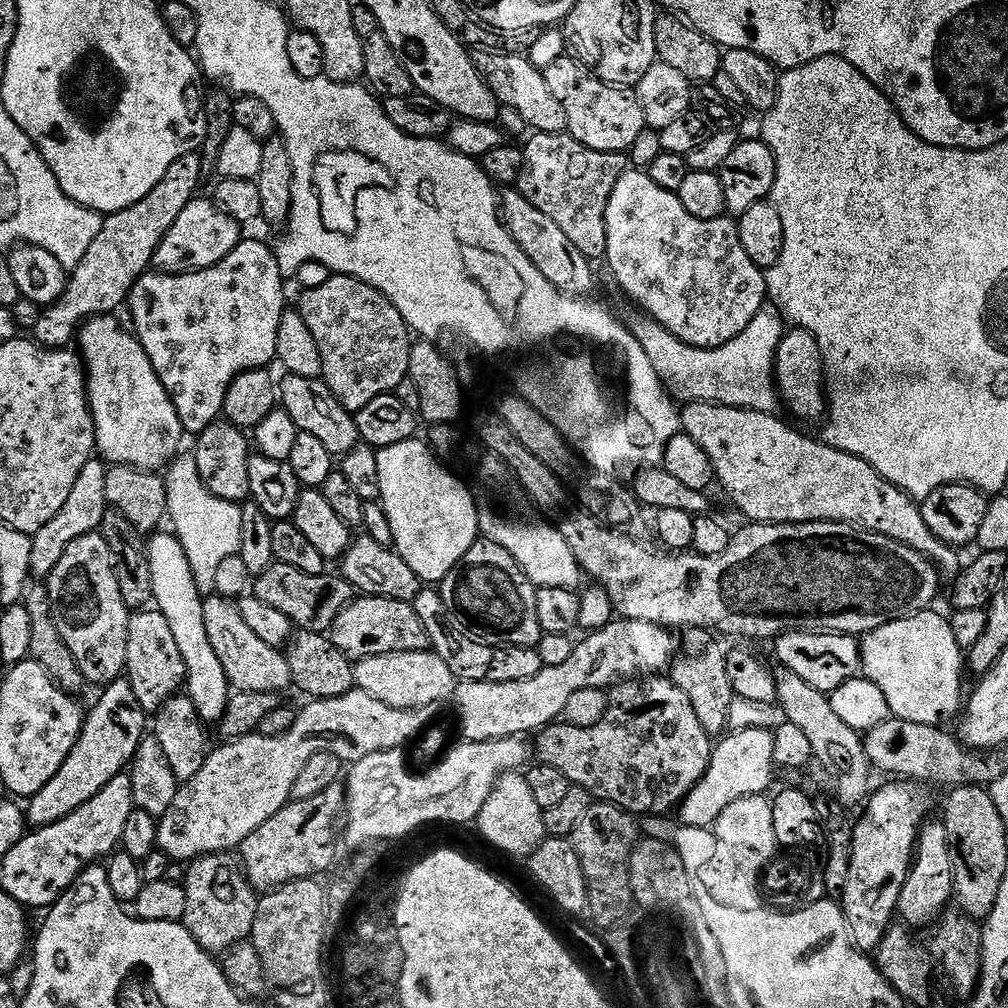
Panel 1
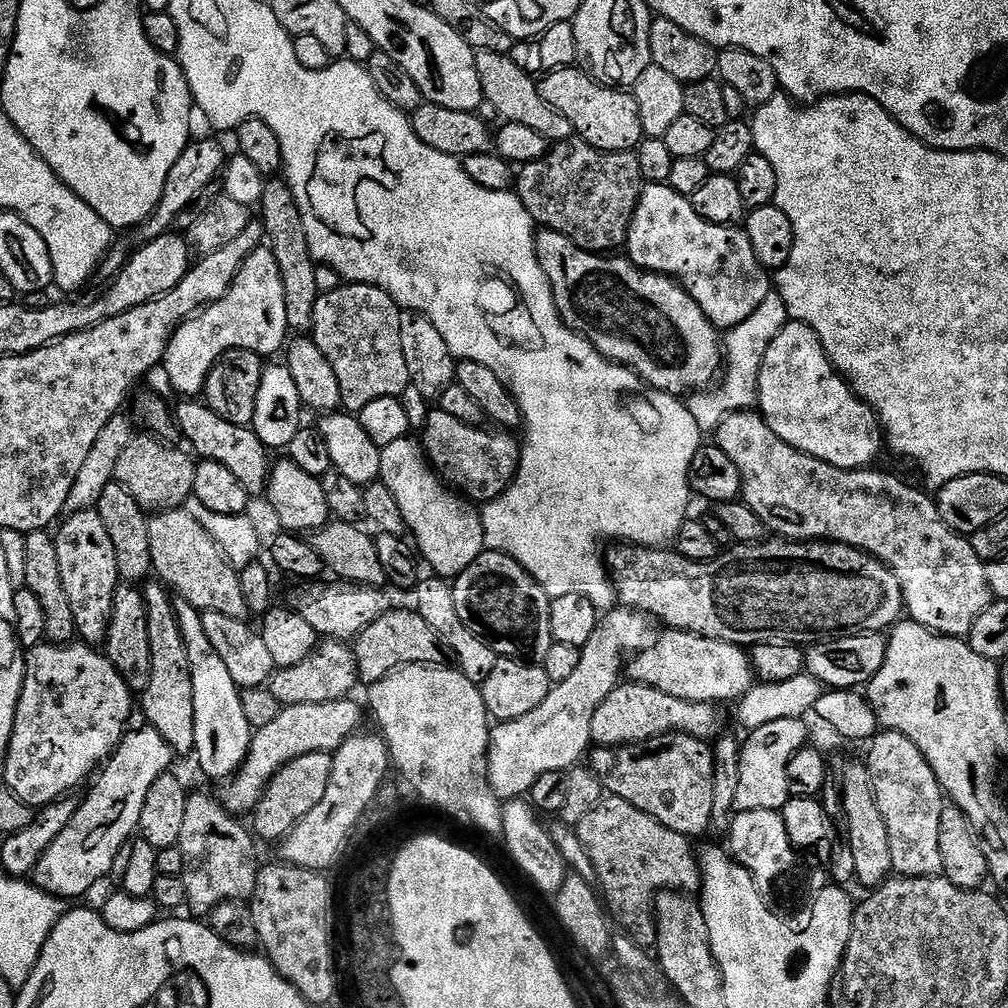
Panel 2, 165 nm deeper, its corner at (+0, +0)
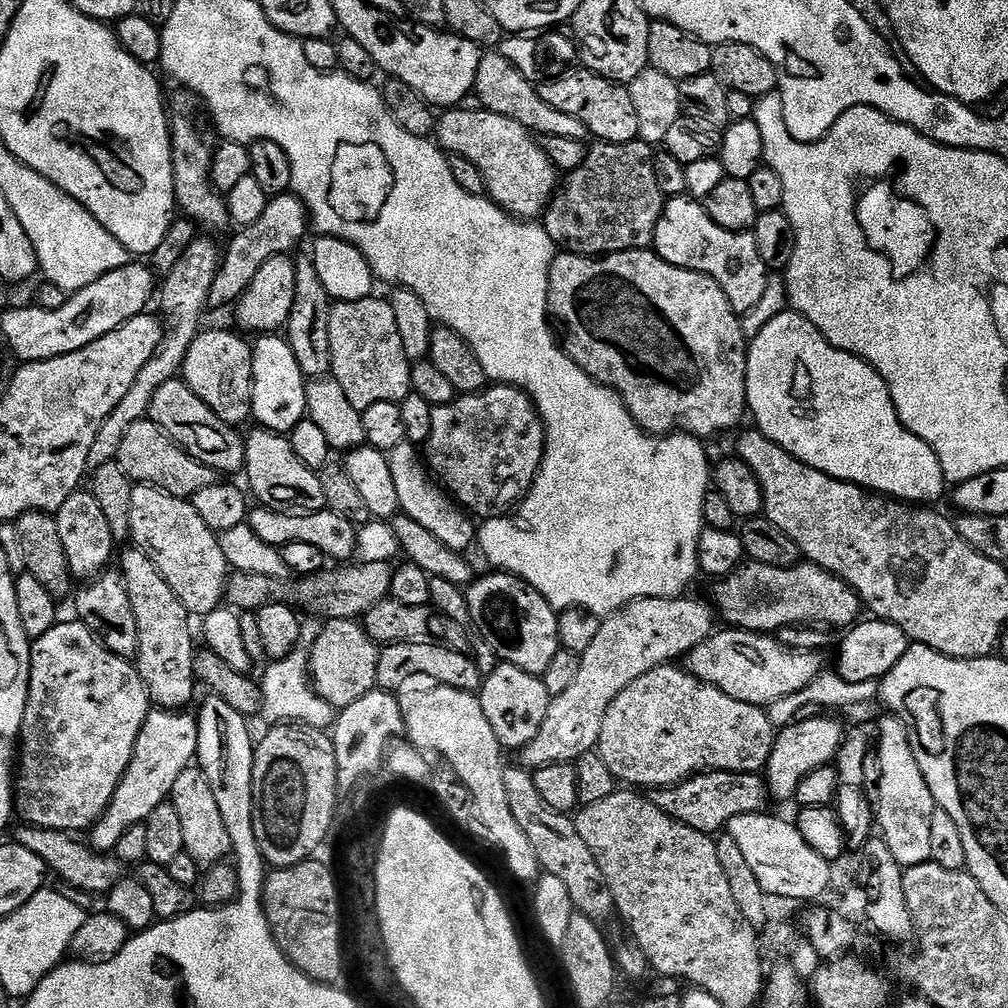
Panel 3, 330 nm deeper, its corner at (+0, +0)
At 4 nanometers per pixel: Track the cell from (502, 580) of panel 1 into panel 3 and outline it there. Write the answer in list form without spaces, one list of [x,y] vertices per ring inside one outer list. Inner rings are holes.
[[[492,570],[489,573],[489,576],[484,576],[481,580],[480,577],[473,579],[472,583],[467,585],[466,595],[472,619],[471,627],[480,631],[480,636],[488,643],[489,650],[494,655],[500,656],[496,658],[503,663],[513,664],[530,674],[543,677],[546,666],[550,666],[554,654],[558,654],[561,650],[560,635],[558,634],[560,617],[557,609],[552,608],[550,602],[546,602],[546,598],[542,598],[542,594],[538,594],[538,590],[534,590],[534,586],[525,584],[517,576],[511,576],[509,572],[499,570]]]

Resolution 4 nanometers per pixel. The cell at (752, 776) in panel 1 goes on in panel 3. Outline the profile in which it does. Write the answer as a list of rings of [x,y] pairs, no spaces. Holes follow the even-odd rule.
[[[817,714],[809,721],[791,723],[777,731],[766,769],[768,795],[773,801],[795,801],[798,782],[802,782],[802,778],[810,774],[810,770],[818,770],[835,761],[836,752],[846,735],[846,728],[828,716],[831,715]]]

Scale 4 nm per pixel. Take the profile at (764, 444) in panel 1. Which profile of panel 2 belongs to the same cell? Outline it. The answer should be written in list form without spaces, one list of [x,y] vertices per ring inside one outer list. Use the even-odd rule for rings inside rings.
[[[756,410],[732,412],[723,417],[723,420],[714,431],[714,437],[716,437],[716,440],[714,440],[715,447],[720,448],[722,454],[726,454],[726,458],[730,458],[730,462],[734,462],[734,466],[738,466],[743,502],[761,519],[769,533],[797,542],[832,540],[835,544],[849,544],[875,556],[898,578],[898,582],[902,586],[907,615],[914,623],[926,626],[930,632],[938,632],[942,636],[950,636],[953,635],[954,629],[952,629],[952,624],[948,619],[957,620],[958,623],[968,626],[978,618],[978,614],[982,614],[984,608],[988,607],[990,593],[987,587],[984,587],[986,585],[985,561],[980,560],[978,554],[974,554],[971,543],[961,533],[956,532],[953,528],[947,528],[939,520],[936,514],[936,501],[927,491],[924,491],[925,493],[919,492],[918,489],[911,488],[908,484],[903,484],[898,477],[891,476],[888,472],[872,472],[876,470],[873,470],[871,467],[839,468],[838,466],[830,466],[810,454],[802,454],[798,450],[791,448],[786,442],[782,442],[782,438],[778,438],[778,434],[774,434],[774,430],[770,430],[770,426],[766,423],[764,417]]]

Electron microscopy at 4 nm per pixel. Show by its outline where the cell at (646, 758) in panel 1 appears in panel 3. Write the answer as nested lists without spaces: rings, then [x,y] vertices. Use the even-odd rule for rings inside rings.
[[[705,772],[691,776],[673,788],[655,789],[650,799],[667,816],[673,816],[686,826],[709,834],[727,829],[729,822],[742,814],[764,812],[767,804],[770,804],[765,777],[755,772]]]

